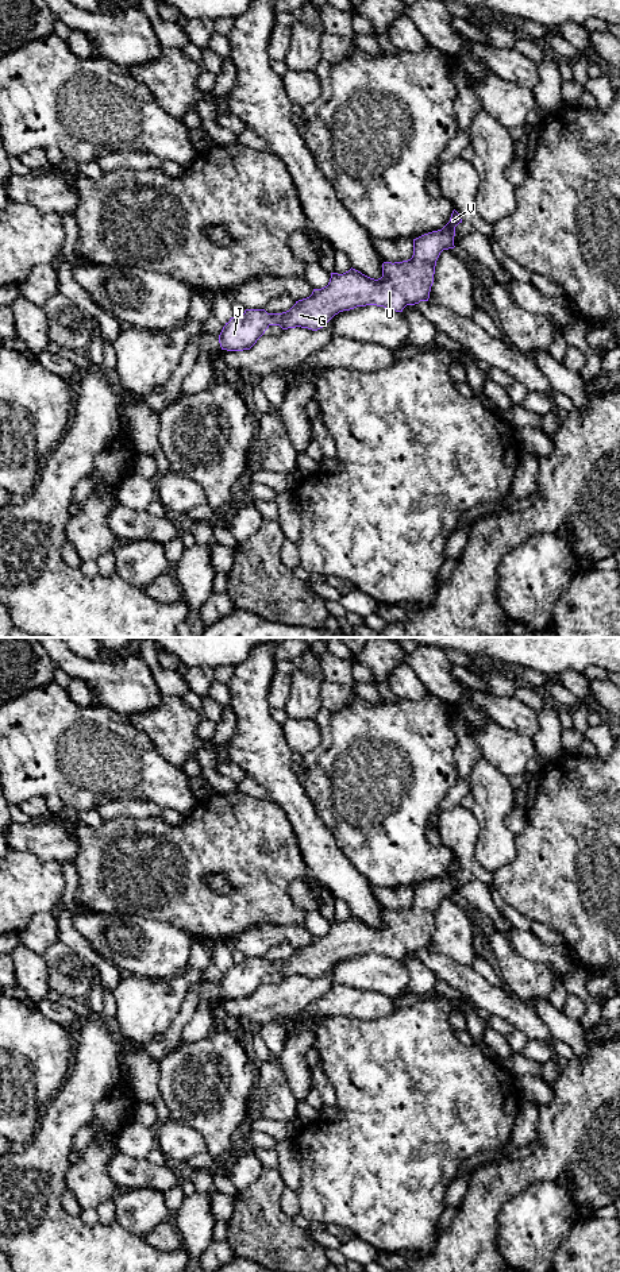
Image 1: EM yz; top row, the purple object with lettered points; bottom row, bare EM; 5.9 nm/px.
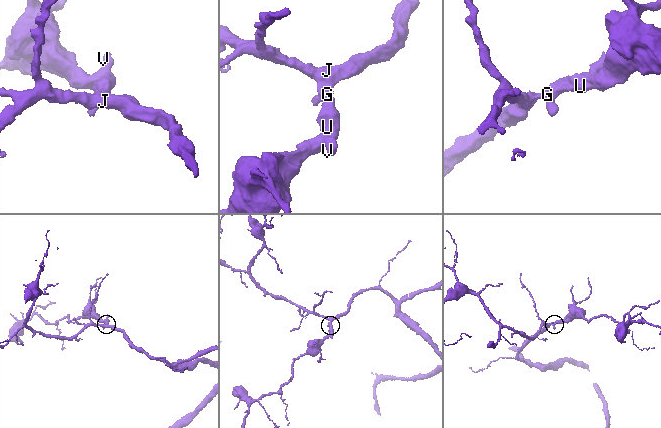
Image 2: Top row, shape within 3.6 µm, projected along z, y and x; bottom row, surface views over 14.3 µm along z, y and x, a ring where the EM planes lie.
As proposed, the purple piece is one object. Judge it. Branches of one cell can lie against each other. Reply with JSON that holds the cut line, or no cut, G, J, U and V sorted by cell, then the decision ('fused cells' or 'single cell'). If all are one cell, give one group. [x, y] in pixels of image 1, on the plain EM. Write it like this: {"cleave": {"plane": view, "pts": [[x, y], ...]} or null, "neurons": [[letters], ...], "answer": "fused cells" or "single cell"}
{"cleave": null, "neurons": [["G", "J", "U", "V"]], "answer": "single cell"}

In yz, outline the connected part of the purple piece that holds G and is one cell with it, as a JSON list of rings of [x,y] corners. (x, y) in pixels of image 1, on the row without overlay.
[[[454,857],[450,870],[438,879],[413,887],[413,903],[403,910],[384,910],[382,925],[370,926],[355,917],[331,921],[327,934],[313,937],[307,947],[282,961],[246,957],[230,967],[219,983],[222,998],[250,998],[270,974],[323,976],[335,963],[357,955],[377,953],[403,960],[407,953],[428,949],[436,909],[443,898],[454,897],[455,875],[462,871]]]

